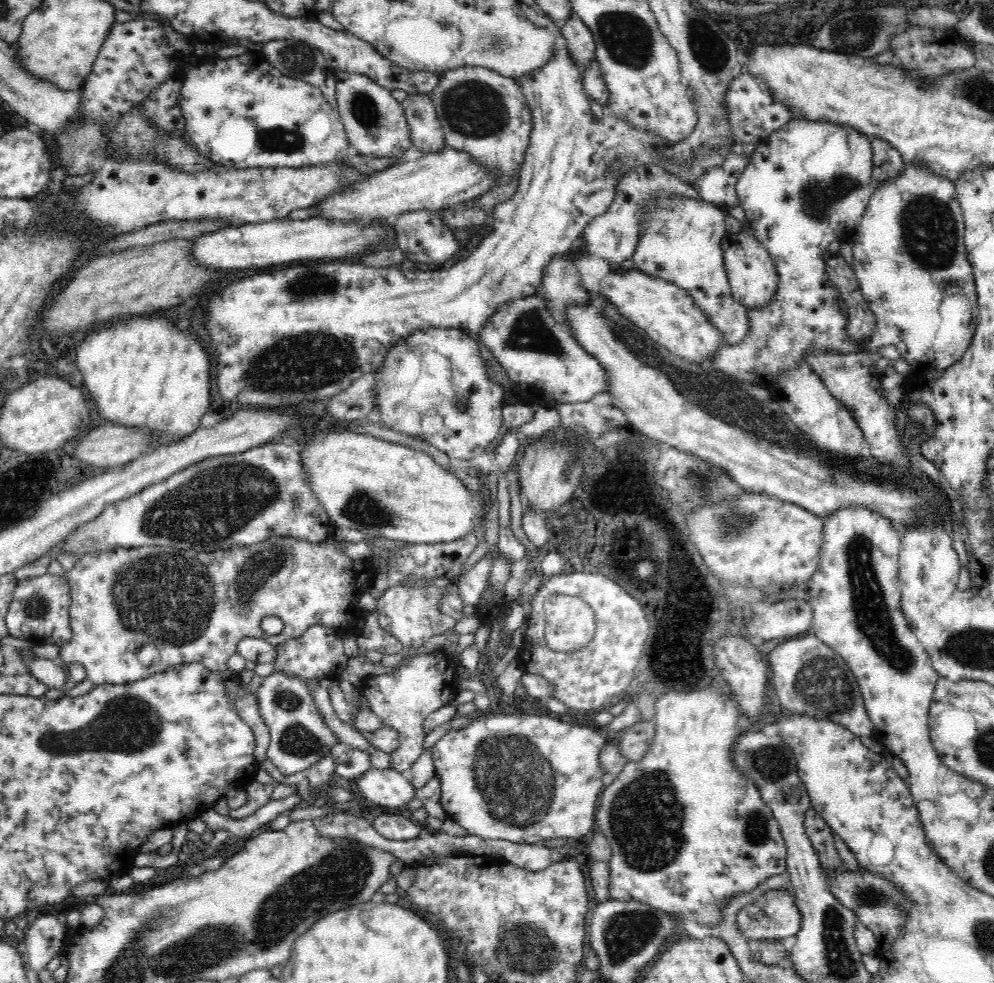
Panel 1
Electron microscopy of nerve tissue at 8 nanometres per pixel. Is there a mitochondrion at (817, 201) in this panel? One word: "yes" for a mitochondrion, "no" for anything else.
yes

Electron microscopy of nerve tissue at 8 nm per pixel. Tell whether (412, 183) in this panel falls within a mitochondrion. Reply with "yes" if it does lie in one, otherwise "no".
no

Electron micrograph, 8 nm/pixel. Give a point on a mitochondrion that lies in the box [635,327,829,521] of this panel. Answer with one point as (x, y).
(703, 479)

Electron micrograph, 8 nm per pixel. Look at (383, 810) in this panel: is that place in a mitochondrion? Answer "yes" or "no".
no

